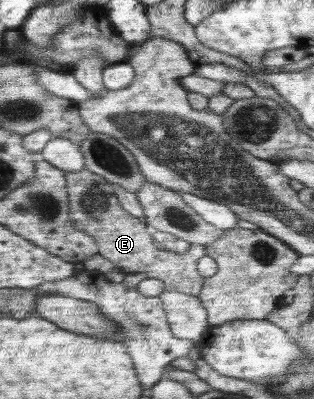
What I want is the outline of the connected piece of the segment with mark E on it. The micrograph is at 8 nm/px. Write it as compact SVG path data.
M87 168L78 171L66 171L66 192L68 194L70 220L76 229L85 231L98 246L98 254L126 273L143 272L146 278L158 278L163 281L167 291L179 291L197 296L204 281L197 270L197 262L207 254L207 247L192 244L184 254L162 248L154 240L152 231L144 221L129 214L113 194L111 184L100 174Z

